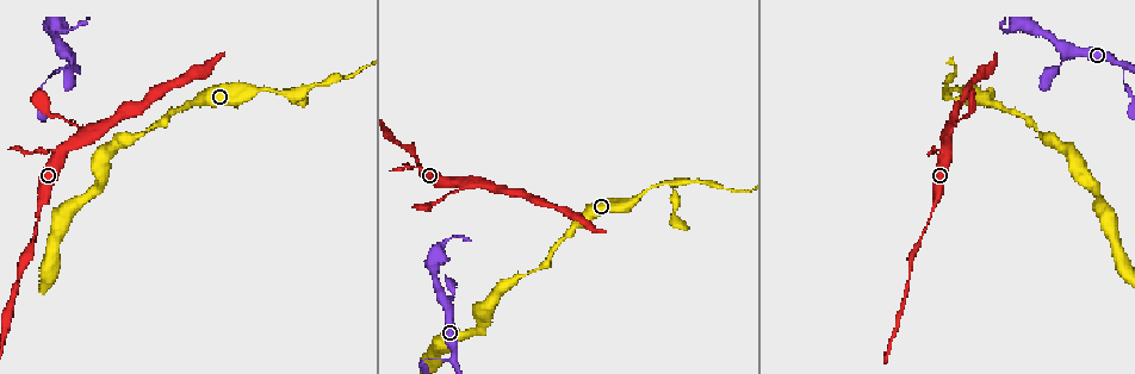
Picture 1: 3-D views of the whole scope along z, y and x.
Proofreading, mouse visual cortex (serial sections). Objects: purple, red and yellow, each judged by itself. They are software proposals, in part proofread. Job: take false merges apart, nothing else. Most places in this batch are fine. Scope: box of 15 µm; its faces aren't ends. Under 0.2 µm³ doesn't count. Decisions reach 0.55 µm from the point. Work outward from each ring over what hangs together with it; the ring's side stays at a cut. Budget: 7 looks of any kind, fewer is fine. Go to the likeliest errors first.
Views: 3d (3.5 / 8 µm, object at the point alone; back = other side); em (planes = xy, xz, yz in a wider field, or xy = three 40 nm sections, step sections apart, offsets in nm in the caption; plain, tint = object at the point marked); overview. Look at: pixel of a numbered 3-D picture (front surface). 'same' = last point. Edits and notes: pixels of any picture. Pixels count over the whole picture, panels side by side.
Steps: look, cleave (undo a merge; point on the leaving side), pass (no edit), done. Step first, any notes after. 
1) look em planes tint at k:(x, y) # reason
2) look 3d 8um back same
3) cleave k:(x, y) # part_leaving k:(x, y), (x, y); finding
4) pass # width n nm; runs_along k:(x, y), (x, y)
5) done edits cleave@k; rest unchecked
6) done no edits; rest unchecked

look 3d 8um at 1:(949, 93) # sharp bend

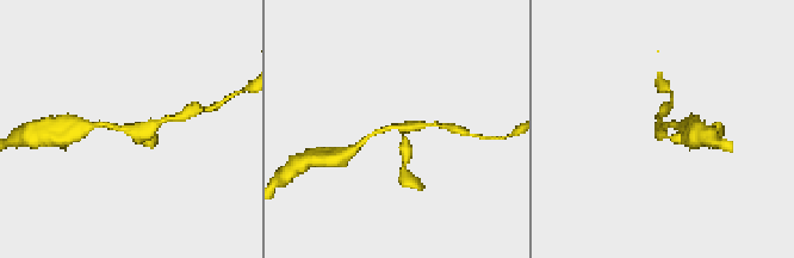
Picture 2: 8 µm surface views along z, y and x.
look 3d 3.5um at 2:(133, 130)

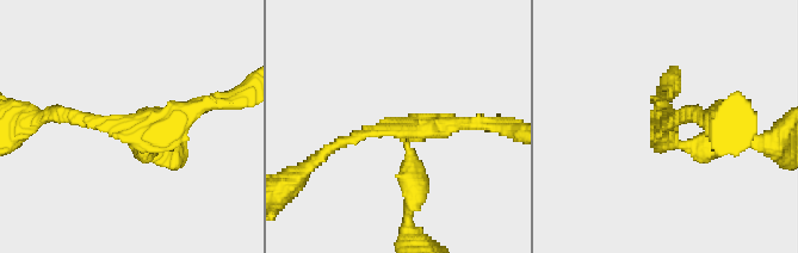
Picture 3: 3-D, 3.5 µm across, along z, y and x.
look em planes tint at 3:(406, 126)

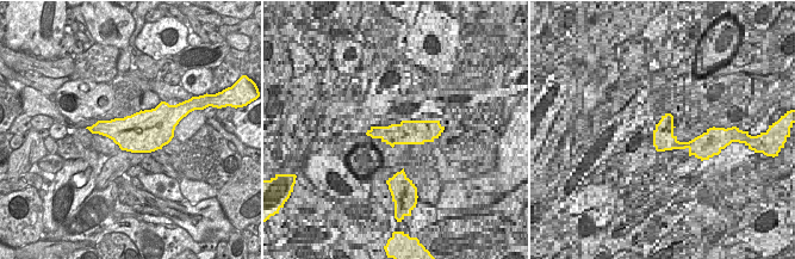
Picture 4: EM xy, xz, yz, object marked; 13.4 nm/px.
pass # runs_along 3:(331, 149), (404, 128), (412, 198); continuous, no second cell

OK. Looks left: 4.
look 3d 8um at 1:(37, 206) # sudden change in width

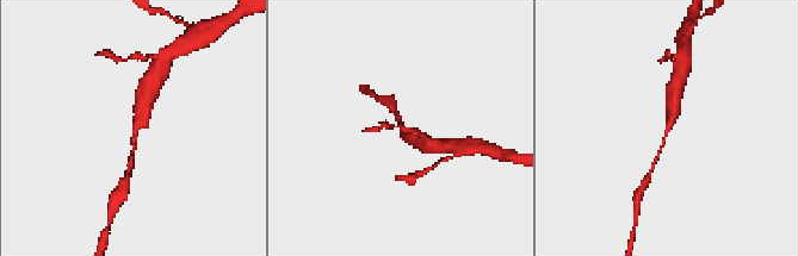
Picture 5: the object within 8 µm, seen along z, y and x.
look 3d 3.5um at 5:(135, 131)

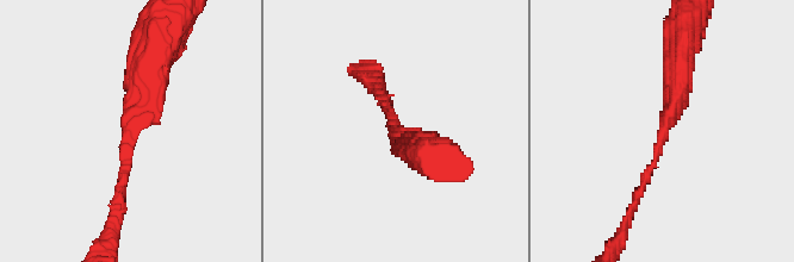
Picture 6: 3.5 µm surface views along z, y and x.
look em xy step 5 tint at 6:(394, 131) # arm_widths 150, 400 nm

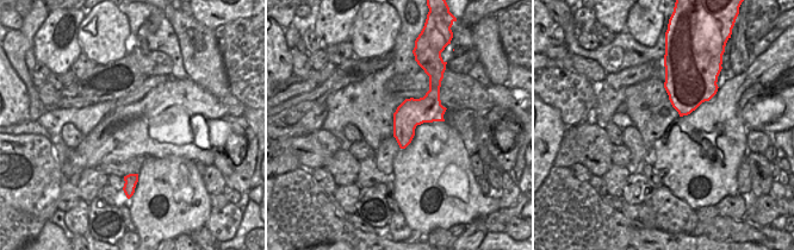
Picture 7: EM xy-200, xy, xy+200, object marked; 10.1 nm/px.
pass # runs_along 6:(678, 61), (676, 105), (637, 204); continuous, no second cell

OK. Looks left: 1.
done no edits; rest unchecked

